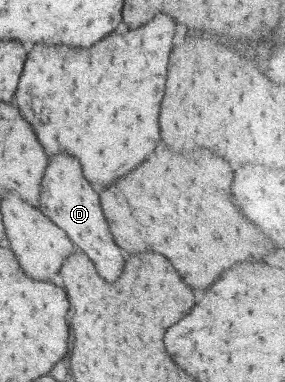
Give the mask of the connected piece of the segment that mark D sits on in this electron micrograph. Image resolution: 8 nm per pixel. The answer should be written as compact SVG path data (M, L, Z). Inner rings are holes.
M56 155L50 159L46 175L42 179L42 195L40 195L40 209L42 213L58 227L66 231L66 235L86 253L94 263L96 271L106 281L116 281L124 267L124 257L120 247L114 243L110 227L104 219L98 193L90 187L90 183L82 175L82 167L76 157L70 155ZM80 189L80 191L74 191Z

